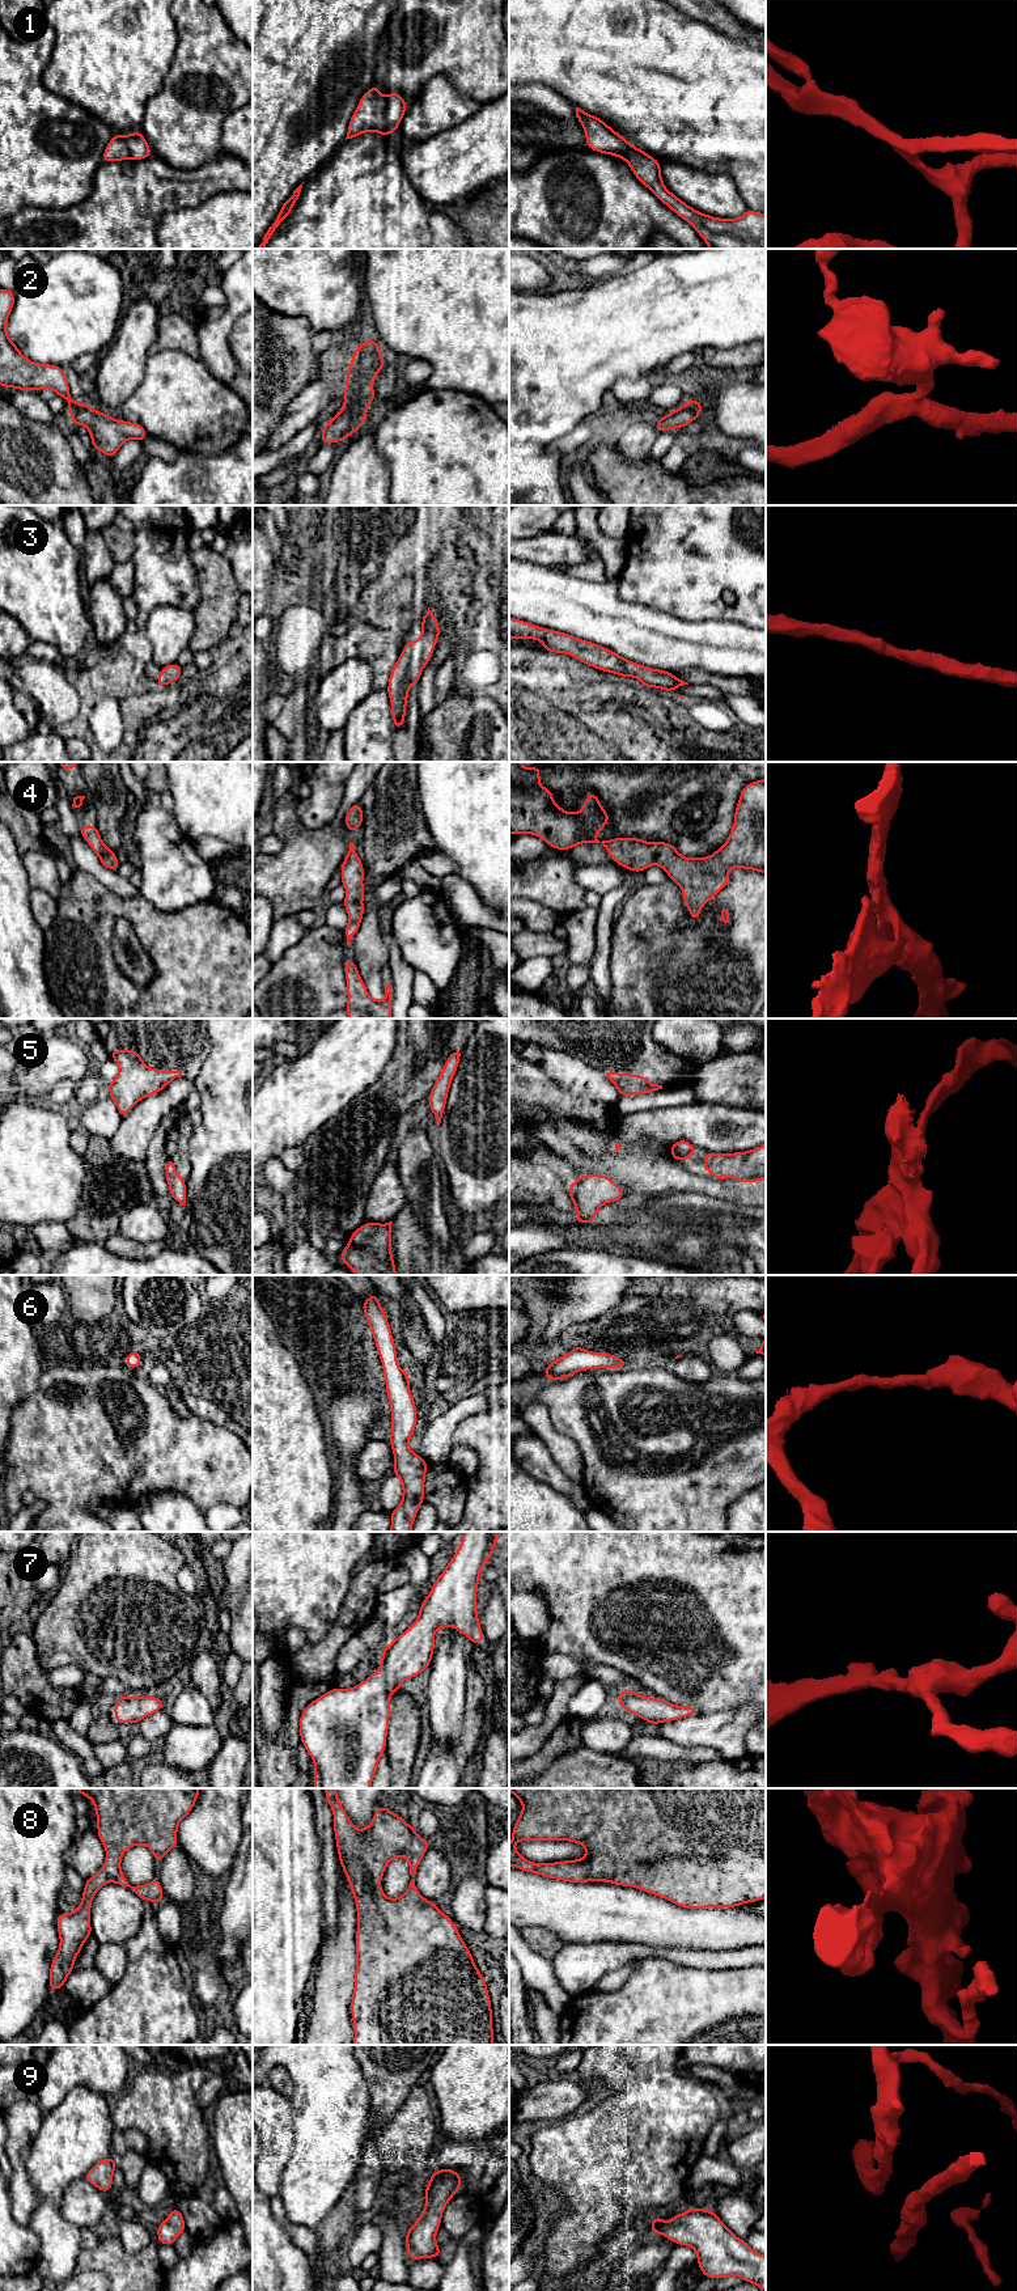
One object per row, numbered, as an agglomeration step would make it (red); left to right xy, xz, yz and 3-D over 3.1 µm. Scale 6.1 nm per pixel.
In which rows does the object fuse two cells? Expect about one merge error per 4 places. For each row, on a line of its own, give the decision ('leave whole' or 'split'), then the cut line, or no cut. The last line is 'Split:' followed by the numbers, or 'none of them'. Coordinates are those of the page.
1: leave whole; cut none
2: leave whole; cut none
3: leave whole; cut none
4: leave whole; cut none
5: leave whole; cut none
6: leave whole; cut none
7: leave whole; cut none
8: leave whole; cut none
9: leave whole; cut none
Split: none of them

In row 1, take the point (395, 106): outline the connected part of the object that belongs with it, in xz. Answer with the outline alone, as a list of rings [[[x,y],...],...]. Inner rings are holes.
[[[373,85],[359,101],[349,120],[346,140],[368,131],[377,132],[381,136],[395,134],[407,106],[399,93],[391,92],[385,98],[378,85]]]

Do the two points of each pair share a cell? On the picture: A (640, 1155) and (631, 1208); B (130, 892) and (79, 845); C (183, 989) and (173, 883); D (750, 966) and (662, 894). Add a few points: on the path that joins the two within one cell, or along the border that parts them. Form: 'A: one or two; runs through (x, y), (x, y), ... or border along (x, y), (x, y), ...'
A: two; border along (626, 1201), (635, 1203)
B: one; runs through (115, 883), (106, 877), (88, 859)
C: two; border along (147, 900), (162, 911), (176, 911), (204, 901)
D: one; runs through (721, 966), (704, 966), (662, 923)

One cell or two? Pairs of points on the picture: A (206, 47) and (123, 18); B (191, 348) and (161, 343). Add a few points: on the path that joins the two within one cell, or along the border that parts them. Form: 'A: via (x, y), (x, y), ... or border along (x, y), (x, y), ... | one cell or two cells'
A: border along (172, 13), (177, 34), (177, 47), (169, 67) | two cells
B: via (183, 343), (169, 343) | one cell

